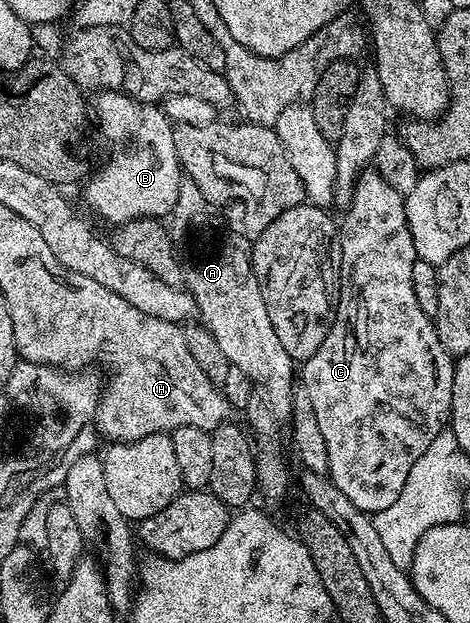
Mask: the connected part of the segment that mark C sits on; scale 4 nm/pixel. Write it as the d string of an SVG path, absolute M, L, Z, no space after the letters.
M366 170L362 172L357 179L357 184L353 190L352 202L344 211L339 226L339 235L341 237L341 262L339 265L339 295L335 300L335 311L333 313L333 325L323 338L323 346L311 354L311 358L304 361L299 368L299 384L307 394L311 402L311 410L315 414L315 422L319 422L319 434L323 434L323 446L327 454L329 479L351 498L359 510L370 514L376 514L387 510L403 494L403 482L407 482L407 474L411 474L411 466L440 432L446 431L449 424L449 411L453 401L453 365L454 357L450 356L443 342L439 342L436 323L427 315L423 314L419 302L415 302L415 286L411 286L411 270L418 259L415 243L412 241L410 229L406 220L404 211L404 197L397 191L391 189L387 182L383 181L381 175L375 170Z

